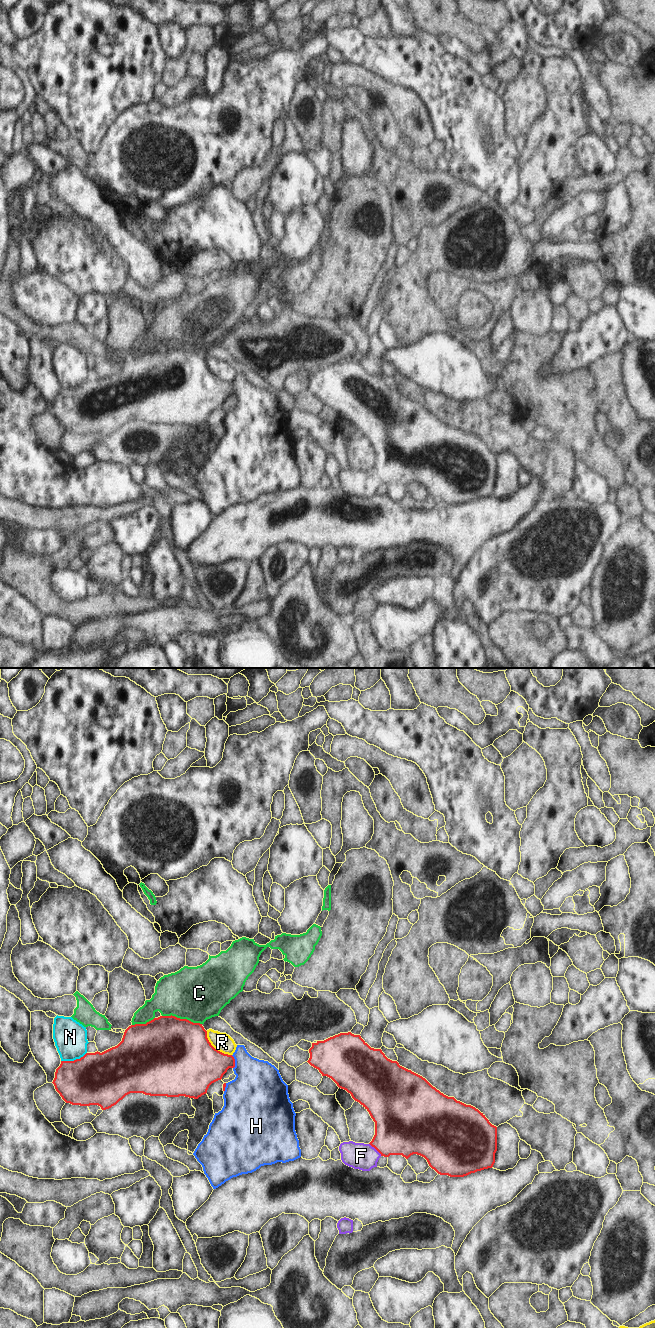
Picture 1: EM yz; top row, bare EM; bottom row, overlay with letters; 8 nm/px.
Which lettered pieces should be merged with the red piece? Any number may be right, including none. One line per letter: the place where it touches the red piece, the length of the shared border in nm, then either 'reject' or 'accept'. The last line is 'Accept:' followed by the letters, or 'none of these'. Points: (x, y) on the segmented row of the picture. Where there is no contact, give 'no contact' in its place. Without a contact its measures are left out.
C: meets red in yz at (182, 1019); contact 320 nm long; reject
F: meets red in yz at (375, 1148); contact 140 nm long; accept
H: meets red in yz at (234, 1062); contact 110 nm long; reject
N: meets red in yz at (74, 1060); contact 220 nm long; reject
R: meets red in yz at (214, 1048); contact 280 nm long; reject
Accept: F

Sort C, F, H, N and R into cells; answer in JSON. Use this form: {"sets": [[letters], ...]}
{"sets": [["C"], ["F"], ["H"], ["N"], ["R"]]}

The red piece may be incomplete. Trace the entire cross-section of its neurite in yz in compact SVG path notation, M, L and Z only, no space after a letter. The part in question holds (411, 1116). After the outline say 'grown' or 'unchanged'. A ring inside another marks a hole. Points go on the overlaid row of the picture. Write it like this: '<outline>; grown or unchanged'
M351 1032L340 1033L324 1041L317 1041L316 1043L312 1043L309 1053L310 1058L307 1062L318 1069L322 1076L331 1078L339 1088L350 1093L352 1098L359 1102L369 1112L371 1118L375 1122L375 1135L369 1144L355 1143L353 1141L340 1144L339 1151L341 1153L341 1160L345 1165L362 1171L370 1171L372 1168L377 1167L377 1162L381 1156L389 1157L390 1155L402 1155L408 1159L411 1155L417 1154L424 1157L429 1166L438 1174L448 1175L450 1177L464 1177L471 1173L493 1167L495 1163L495 1153L497 1151L497 1127L492 1125L483 1113L471 1105L466 1105L457 1101L454 1097L444 1095L422 1076L400 1066L397 1061L388 1059L381 1049L371 1048L360 1035L354 1035Z; grown

